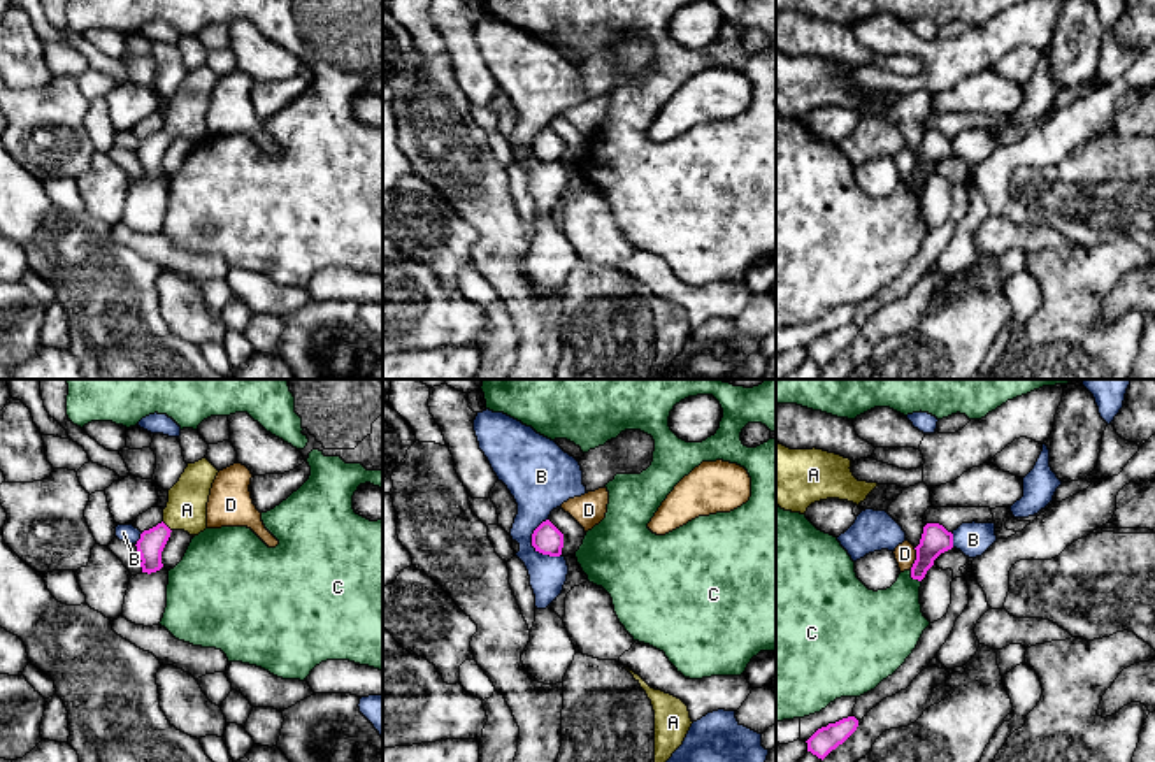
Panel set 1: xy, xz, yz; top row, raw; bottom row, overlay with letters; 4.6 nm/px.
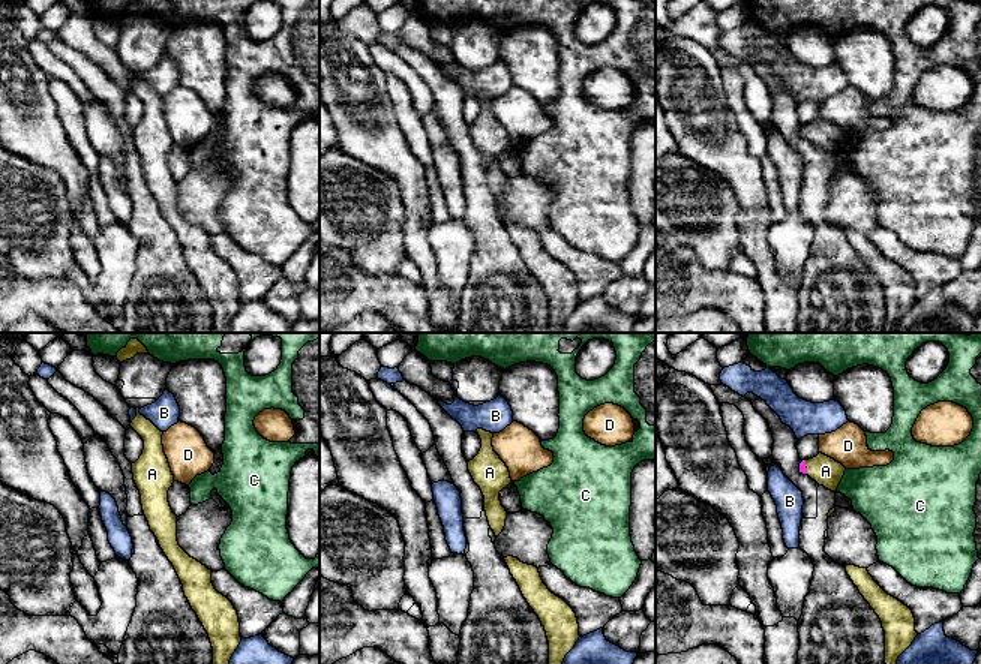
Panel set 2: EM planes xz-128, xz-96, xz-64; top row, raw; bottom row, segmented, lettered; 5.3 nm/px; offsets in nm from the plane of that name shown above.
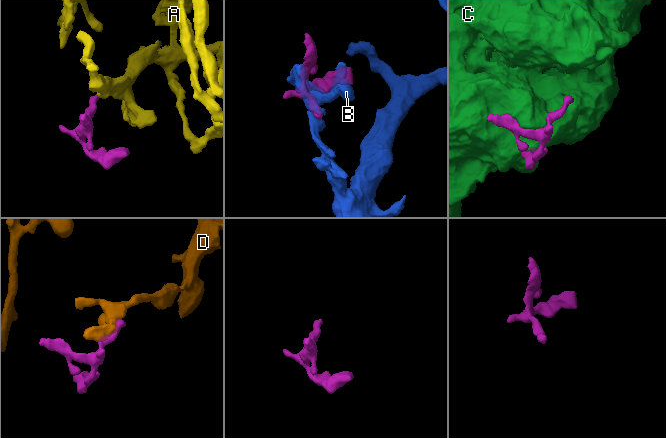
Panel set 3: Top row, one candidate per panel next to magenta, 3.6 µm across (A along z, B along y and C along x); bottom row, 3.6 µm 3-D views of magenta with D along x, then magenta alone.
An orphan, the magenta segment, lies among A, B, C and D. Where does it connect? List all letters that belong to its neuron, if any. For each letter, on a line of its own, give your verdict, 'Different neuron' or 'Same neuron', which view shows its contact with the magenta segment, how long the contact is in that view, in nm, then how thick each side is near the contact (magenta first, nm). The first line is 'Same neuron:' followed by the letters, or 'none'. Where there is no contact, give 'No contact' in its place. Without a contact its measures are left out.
Same neuron: A
A: Same neuron. Touches magenta in xy. Shared border 60 nm. Thickness 120 nm (magenta) against 190 nm
B: Different neuron. Touches magenta in xz. Shared border 190 nm. Thickness 140 nm (magenta) against 220 nm
C: Different neuron. Touches magenta in yz. Shared border 80 nm. Thickness 140 nm (magenta) against 320 nm
D: Different neuron. Touches magenta in yz. Shared border 100 nm. Thickness 140 nm (magenta) against 100 nm

